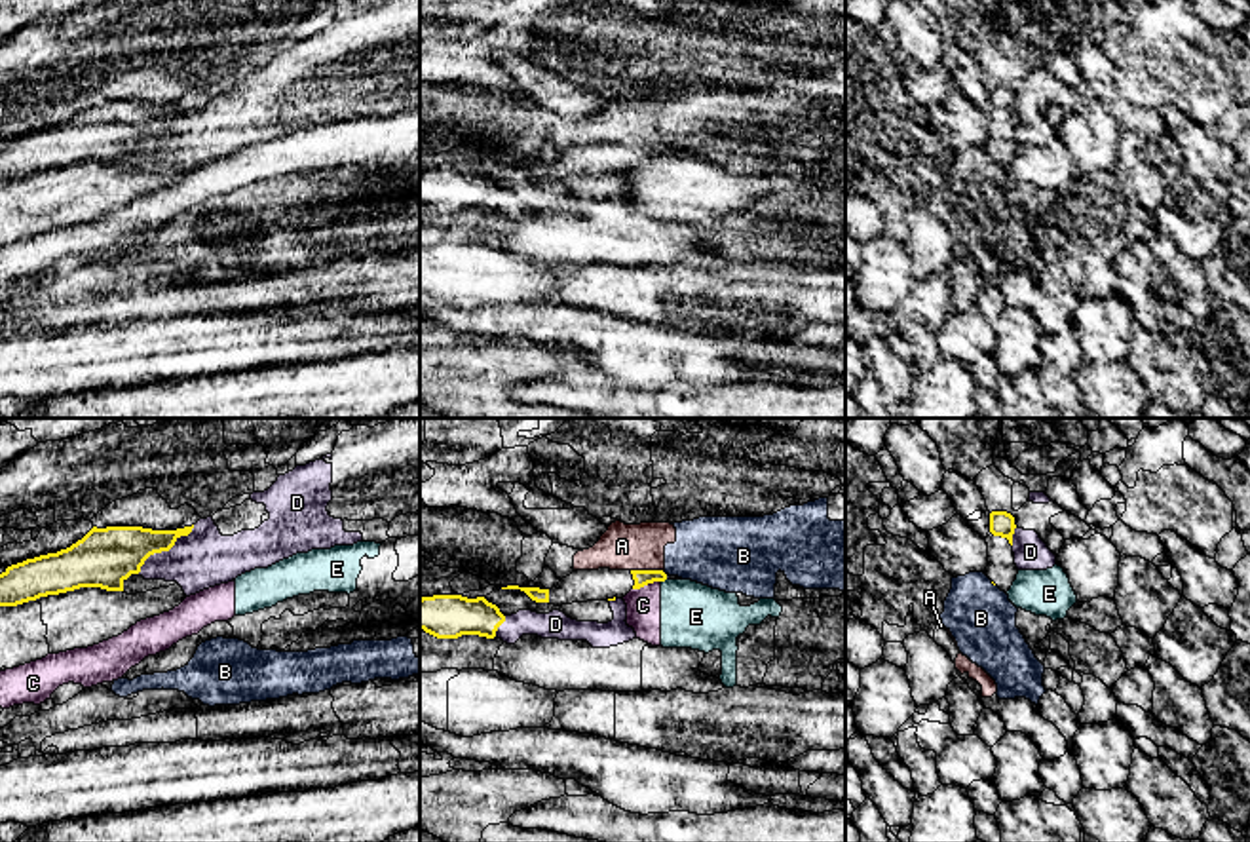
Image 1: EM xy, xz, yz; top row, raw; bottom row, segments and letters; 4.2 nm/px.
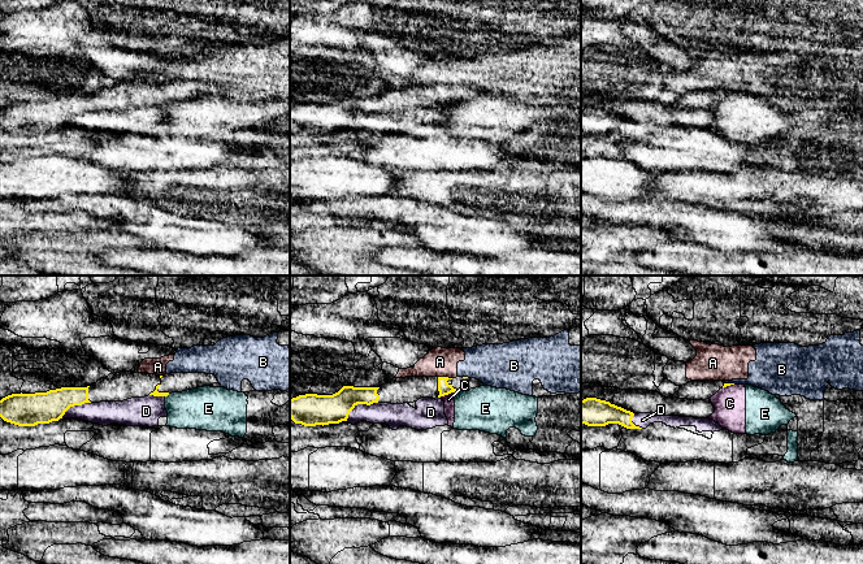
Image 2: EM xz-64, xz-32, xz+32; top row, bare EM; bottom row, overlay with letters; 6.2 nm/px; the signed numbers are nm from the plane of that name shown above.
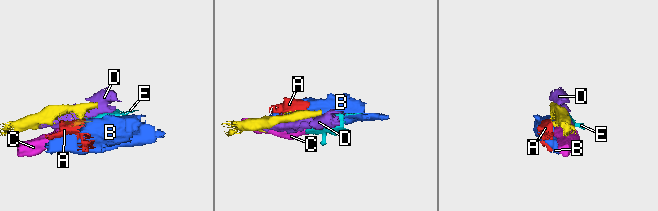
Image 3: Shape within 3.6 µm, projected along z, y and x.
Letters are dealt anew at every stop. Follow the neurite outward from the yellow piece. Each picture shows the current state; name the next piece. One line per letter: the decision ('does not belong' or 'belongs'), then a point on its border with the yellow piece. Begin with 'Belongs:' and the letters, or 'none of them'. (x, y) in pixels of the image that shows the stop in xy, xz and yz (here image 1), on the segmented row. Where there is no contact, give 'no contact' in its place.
Belongs: D
A: does not belong; meets yellow in xz at (646, 571)
B: does not belong; meets yellow in xz at (663, 573)
C: does not belong; meets yellow in xz at (646, 584)
D: belongs; meets yellow in xy at (160, 552)
E: does not belong; meets yellow in xz at (663, 580)

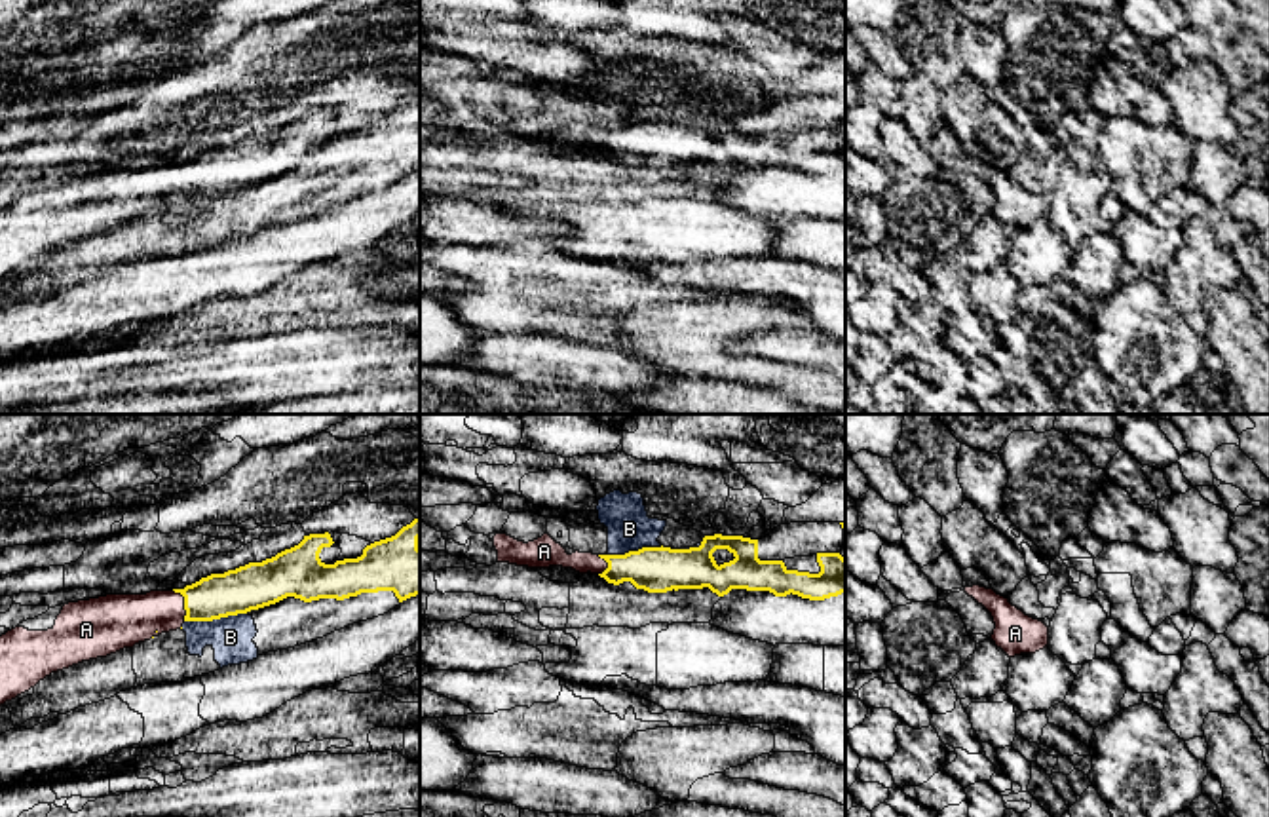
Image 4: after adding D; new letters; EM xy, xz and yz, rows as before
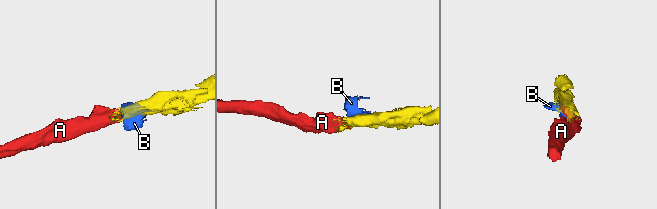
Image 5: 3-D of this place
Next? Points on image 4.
Belongs: A
A: belongs; meets yellow in xy at (185, 605)
B: does not belong; meets yellow in xy at (215, 618)

